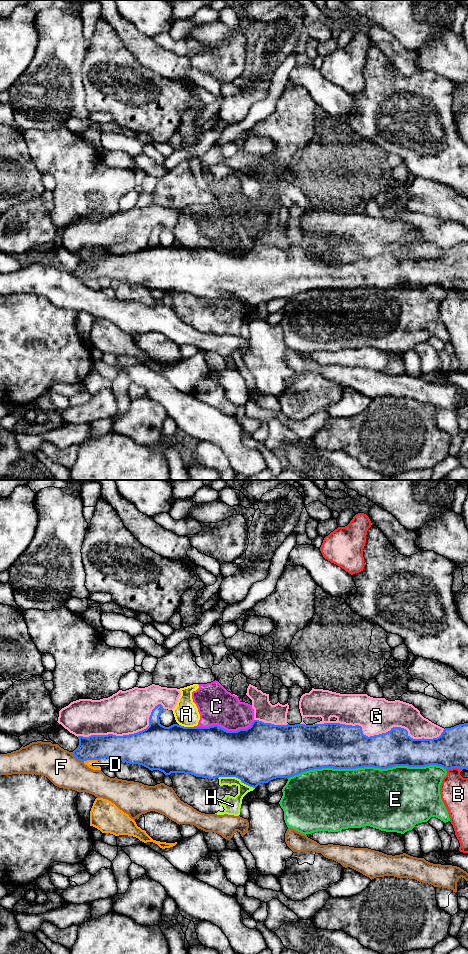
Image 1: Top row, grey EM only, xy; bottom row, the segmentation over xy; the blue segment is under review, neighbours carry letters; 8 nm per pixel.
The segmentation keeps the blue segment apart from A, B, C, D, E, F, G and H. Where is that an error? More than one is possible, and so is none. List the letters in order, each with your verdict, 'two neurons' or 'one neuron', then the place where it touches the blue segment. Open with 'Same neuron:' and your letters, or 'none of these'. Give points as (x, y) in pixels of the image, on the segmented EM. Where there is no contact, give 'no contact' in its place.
Same neuron: none of these
A: two neurons | xy (187, 727)
B: two neurons | xy (454, 767)
C: two neurons | xy (224, 729)
D: two neurons | xy (90, 759)
E: two neurons | xy (366, 766)
F: two neurons | xy (77, 758)
G: two neurons | xy (378, 735)
H: two neurons | xy (236, 777)

